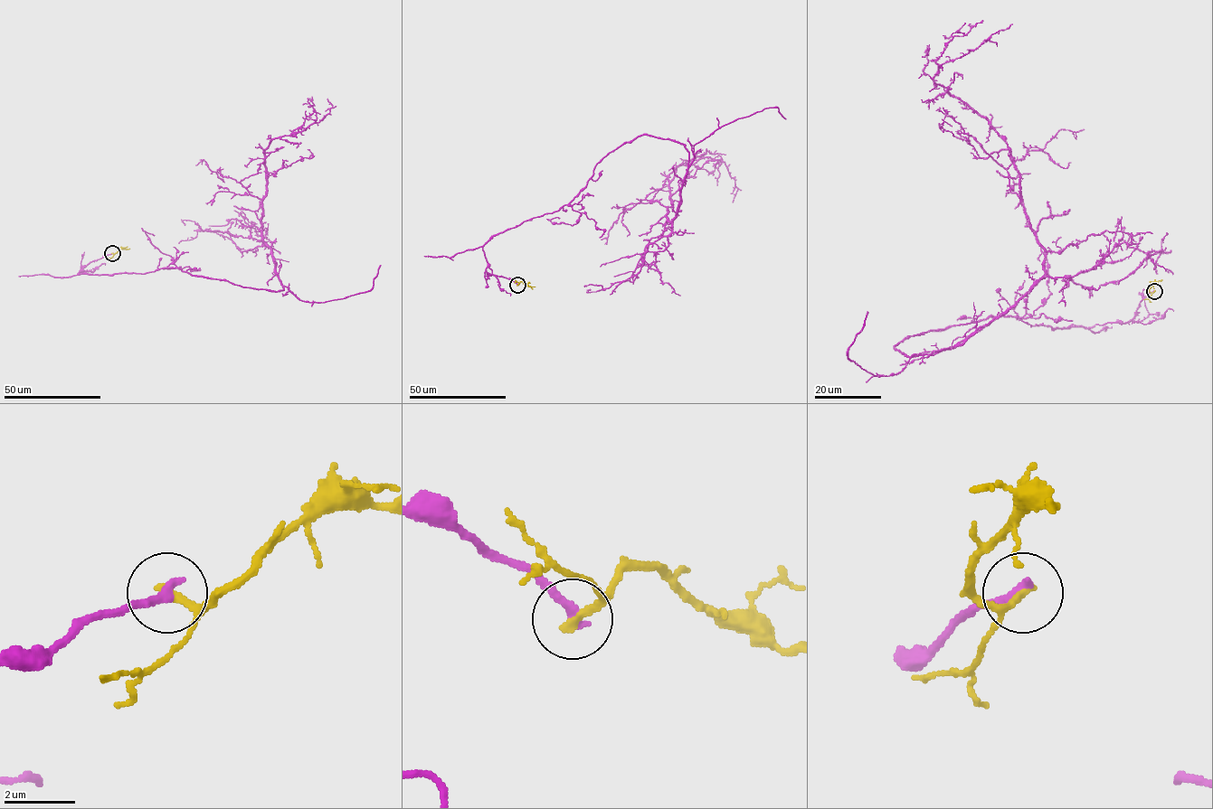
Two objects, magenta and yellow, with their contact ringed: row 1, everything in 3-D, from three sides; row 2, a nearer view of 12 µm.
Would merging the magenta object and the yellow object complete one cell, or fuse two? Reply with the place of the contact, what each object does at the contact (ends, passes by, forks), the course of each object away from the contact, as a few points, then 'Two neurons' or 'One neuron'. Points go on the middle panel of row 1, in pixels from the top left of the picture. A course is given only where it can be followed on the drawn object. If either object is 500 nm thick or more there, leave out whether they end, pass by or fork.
Place: (517, 285). At the ring magenta ends. At the ring yellow ends. Course of magenta: (517, 285), (483, 246), (643, 135), (689, 154), (668, 221), (703, 158), (733, 202). Course of yellow: (517, 285), (522, 282), (535, 286). Two neurons

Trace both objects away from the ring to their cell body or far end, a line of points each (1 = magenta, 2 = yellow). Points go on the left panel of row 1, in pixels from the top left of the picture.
1: (112, 253), (78, 275), (177, 268), (284, 290), (262, 239), (264, 152), (329, 113), (327, 98)
2: (112, 253), (129, 249)

